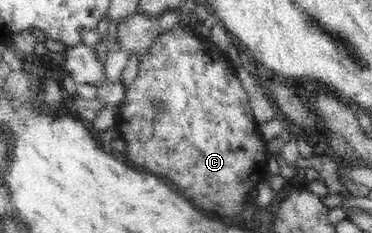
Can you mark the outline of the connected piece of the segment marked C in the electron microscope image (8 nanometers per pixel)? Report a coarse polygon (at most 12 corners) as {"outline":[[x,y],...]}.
{"outline":[[176,23],[117,103],[126,158],[218,217],[270,158],[228,57]]}

